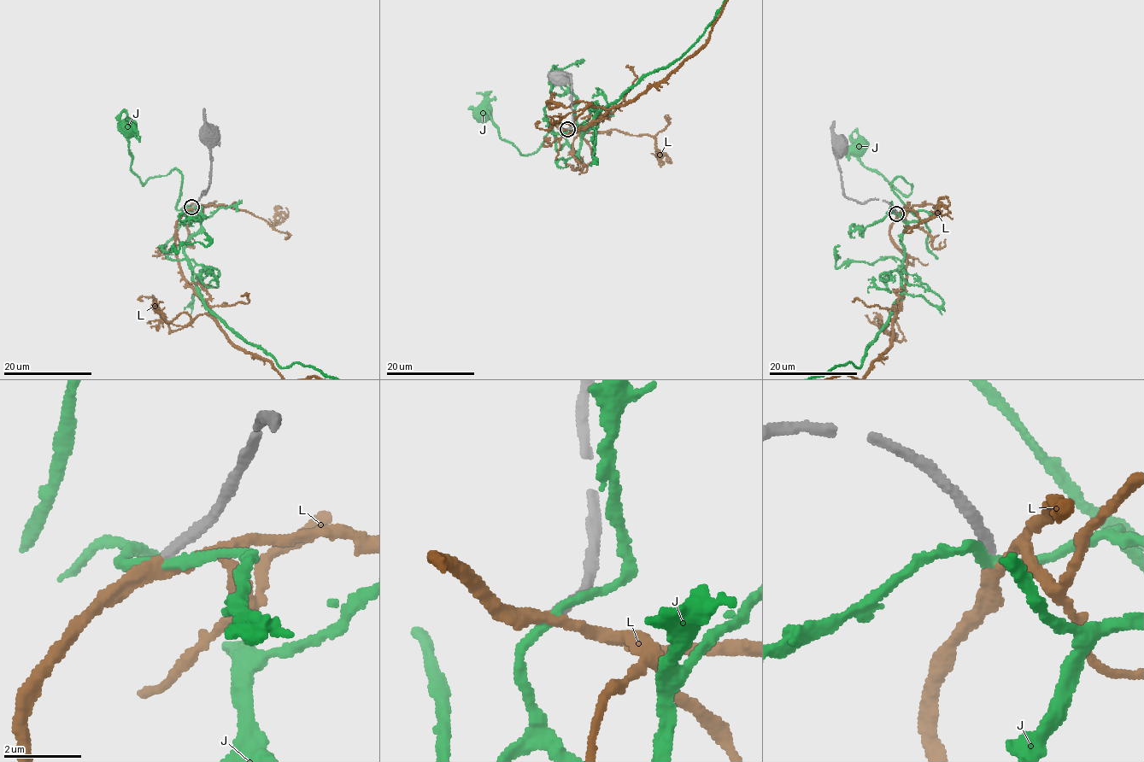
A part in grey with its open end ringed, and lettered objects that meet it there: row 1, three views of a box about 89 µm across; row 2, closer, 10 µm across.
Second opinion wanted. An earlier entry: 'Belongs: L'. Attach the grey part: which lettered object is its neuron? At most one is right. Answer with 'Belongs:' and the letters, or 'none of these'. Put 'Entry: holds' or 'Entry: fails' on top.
Entry: holds
Belongs: L

